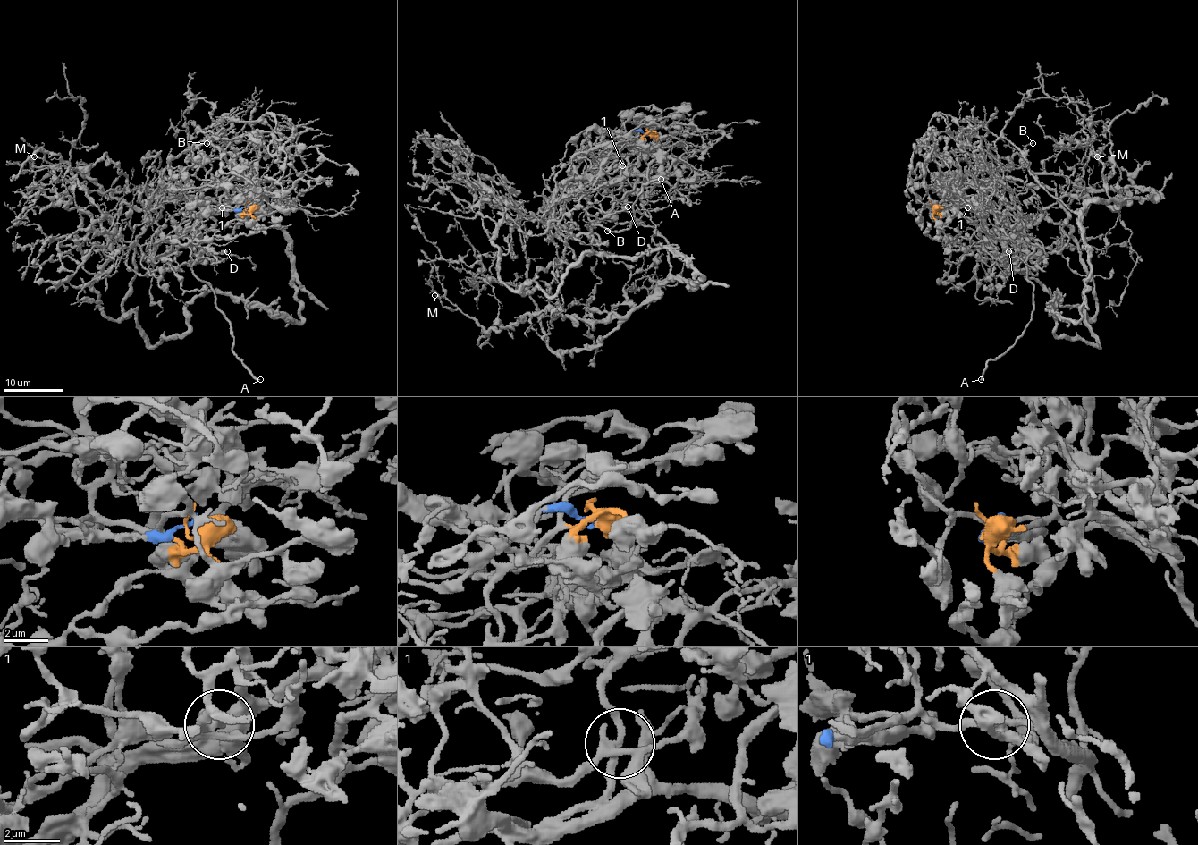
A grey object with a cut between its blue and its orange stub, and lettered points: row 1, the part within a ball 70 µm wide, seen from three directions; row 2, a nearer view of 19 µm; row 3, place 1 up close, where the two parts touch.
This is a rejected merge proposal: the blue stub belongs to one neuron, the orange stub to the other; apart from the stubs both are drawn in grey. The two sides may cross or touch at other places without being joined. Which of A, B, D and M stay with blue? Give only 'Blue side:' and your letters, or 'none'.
Blue side: D, M

